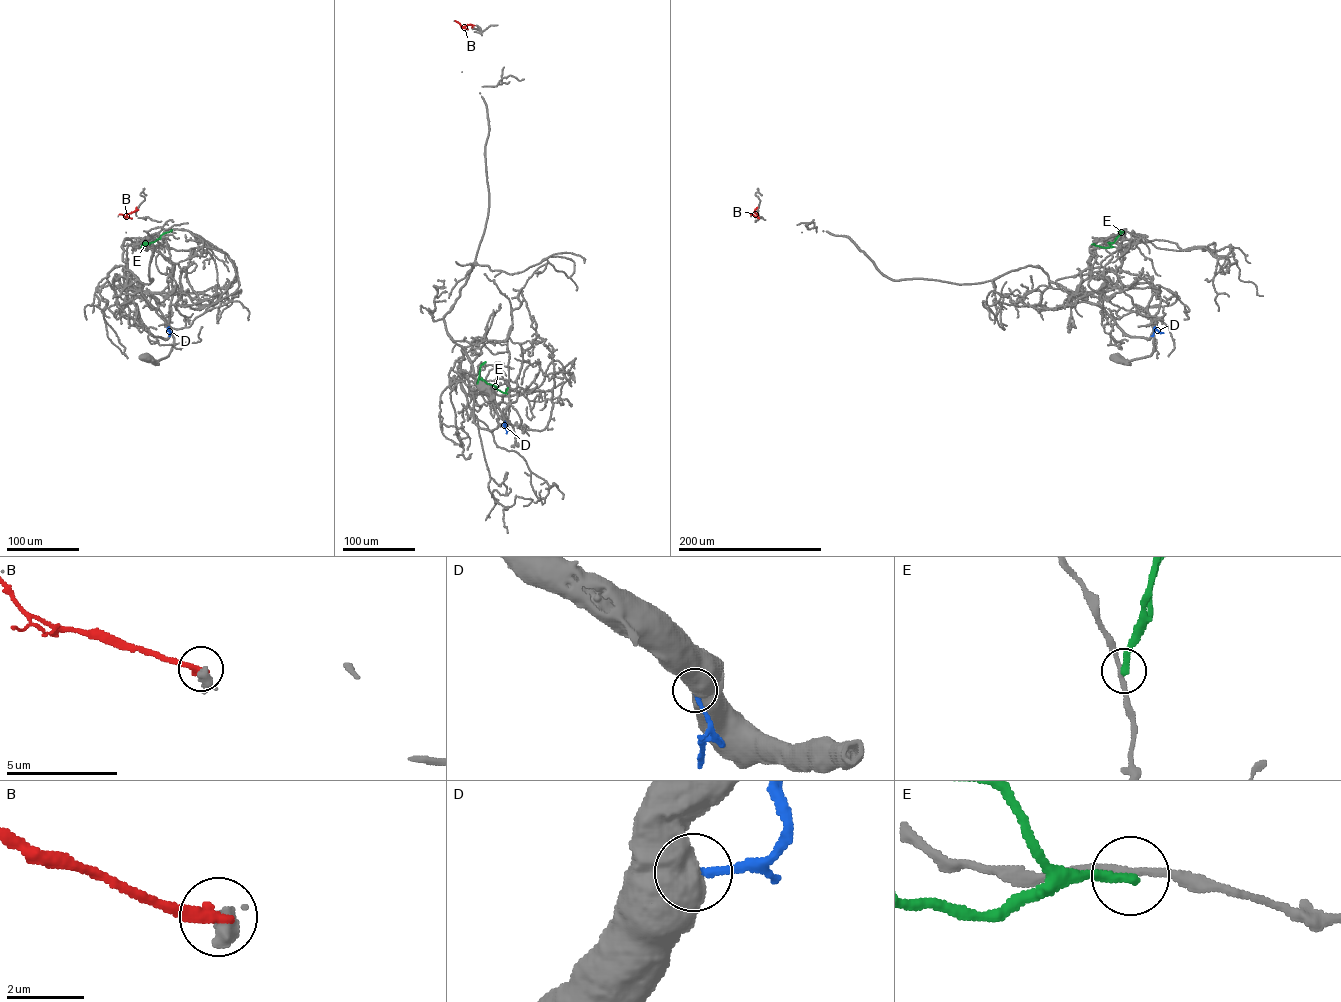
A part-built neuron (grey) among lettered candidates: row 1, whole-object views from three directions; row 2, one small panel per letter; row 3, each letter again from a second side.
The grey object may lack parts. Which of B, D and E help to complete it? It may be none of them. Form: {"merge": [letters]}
{"merge": []}

